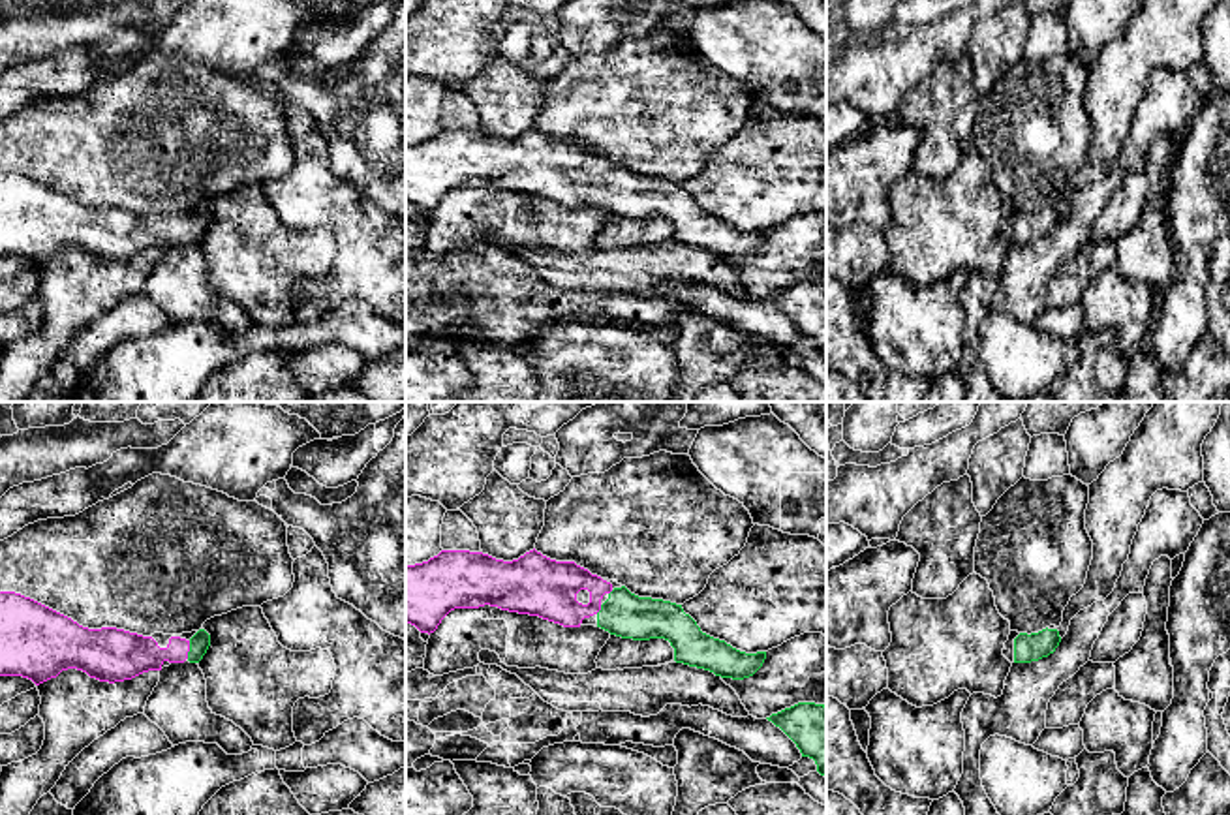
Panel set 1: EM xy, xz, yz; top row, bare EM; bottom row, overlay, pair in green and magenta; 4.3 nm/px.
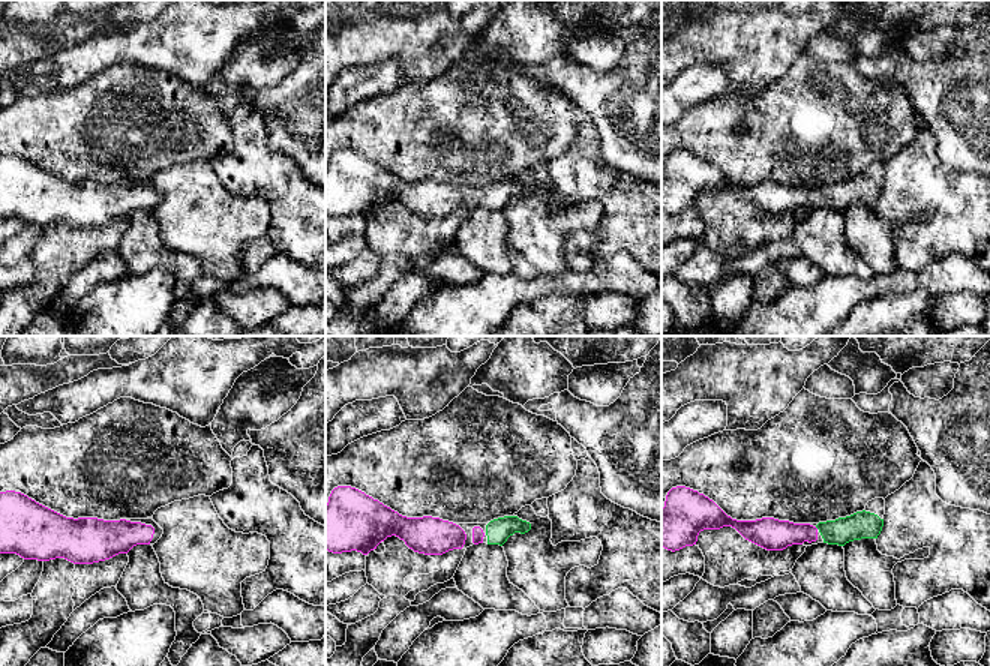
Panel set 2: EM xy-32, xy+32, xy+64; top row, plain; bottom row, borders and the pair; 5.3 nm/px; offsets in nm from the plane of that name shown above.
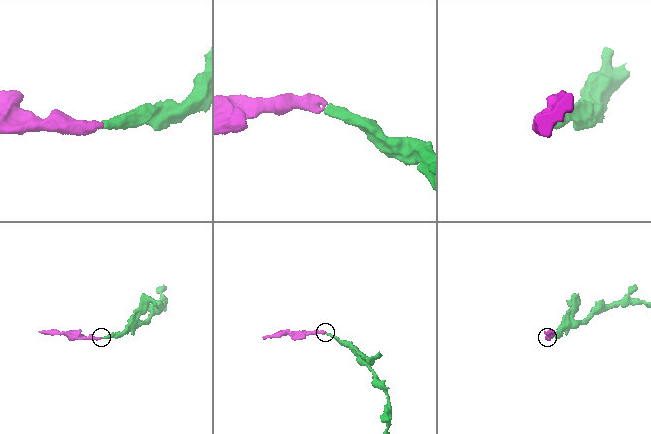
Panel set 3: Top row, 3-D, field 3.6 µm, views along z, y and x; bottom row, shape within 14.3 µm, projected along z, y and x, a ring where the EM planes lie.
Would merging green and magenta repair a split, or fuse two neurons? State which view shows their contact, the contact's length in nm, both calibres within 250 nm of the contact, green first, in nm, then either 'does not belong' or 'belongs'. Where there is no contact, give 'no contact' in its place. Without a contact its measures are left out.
xy | 80 nm | 90/180 nm | belongs

